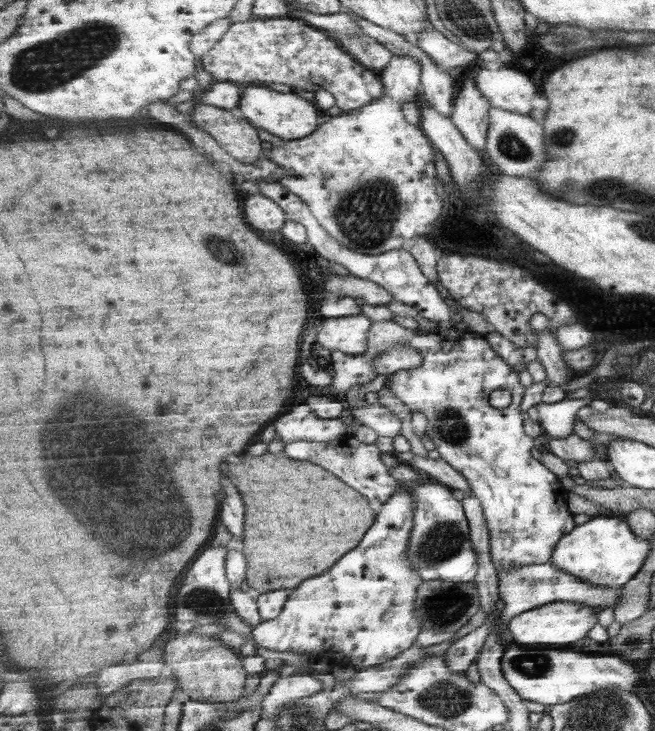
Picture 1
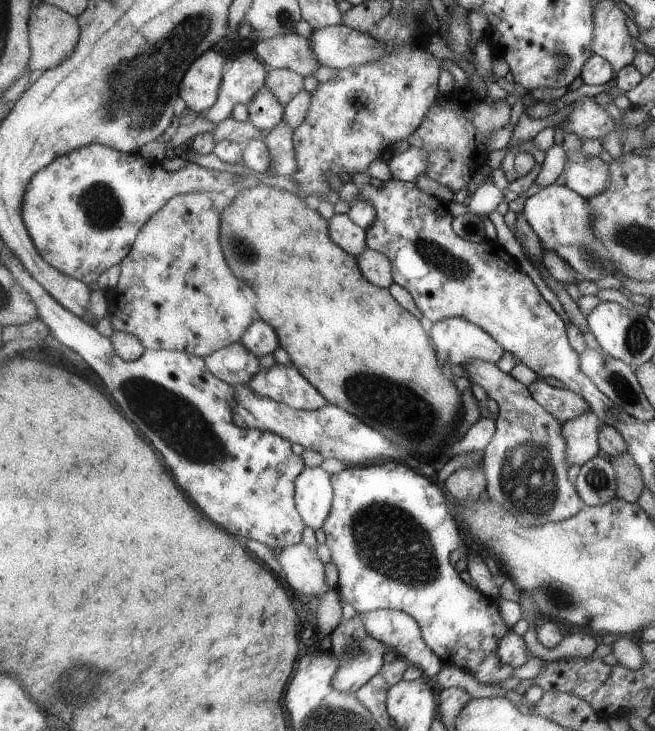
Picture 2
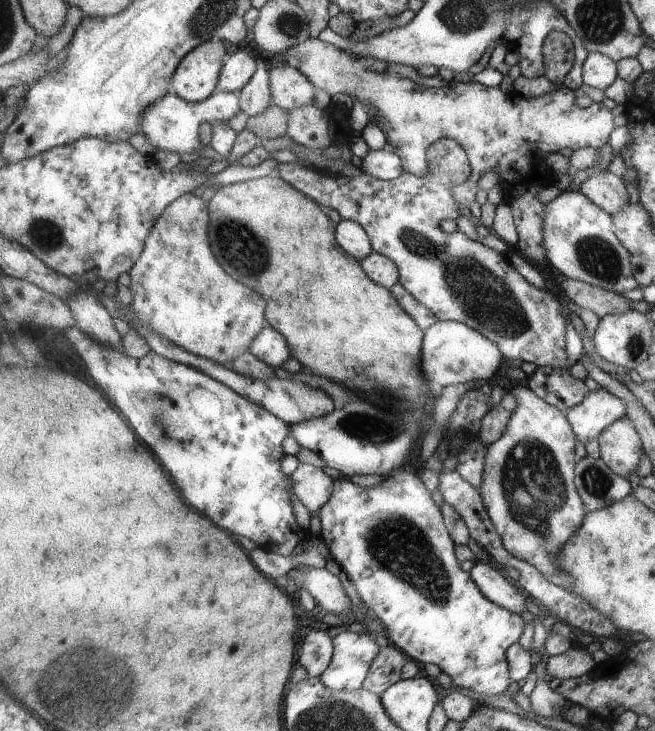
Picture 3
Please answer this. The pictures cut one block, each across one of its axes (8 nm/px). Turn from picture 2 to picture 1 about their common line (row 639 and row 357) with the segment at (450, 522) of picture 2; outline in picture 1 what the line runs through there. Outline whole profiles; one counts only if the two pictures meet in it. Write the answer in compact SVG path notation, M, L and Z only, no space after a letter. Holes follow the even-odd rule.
M390 319L387 321L376 321L373 323L373 326L369 331L369 348L365 351L365 353L353 356L343 351L331 352L331 365L335 371L332 382L334 392L336 392L336 394L345 394L351 386L360 385L364 387L365 384L371 382L373 378L377 377L377 374L375 374L375 368L373 368L373 359L375 359L379 353L387 351L387 349L395 347L395 345L411 345L415 347L421 354L423 354L425 361L423 361L423 365L419 368L400 370L399 372L390 375L387 385L391 387L391 390L393 390L393 392L395 392L395 394L397 394L397 396L399 396L399 398L401 398L407 406L409 406L409 410L424 414L428 422L427 435L433 440L440 457L442 457L448 464L451 464L451 466L453 466L453 468L455 468L468 481L472 492L482 503L482 508L489 527L489 535L491 535L491 559L495 562L495 569L498 570L498 572L502 572L502 570L506 570L507 567L551 563L555 546L559 544L561 538L567 536L567 534L571 534L573 530L577 528L577 522L575 522L575 516L569 509L567 502L568 493L563 488L561 480L555 476L555 474L553 474L553 472L551 472L545 464L541 464L539 460L536 460L533 456L531 456L531 450L533 450L536 440L531 436L528 436L525 432L526 416L525 413L521 411L521 402L523 402L523 396L525 396L525 386L523 386L523 384L521 384L521 380L519 380L519 371L513 369L513 366L511 366L509 362L505 361L505 359L503 359L503 357L501 357L501 355L493 349L486 336L481 337L481 335L469 331L467 328L459 330L451 326L445 330L443 330L443 328L436 328L429 331L423 331L418 328L405 328L405 326L401 326L401 324L397 324L397 322L393 321L393 319ZM495 390L508 390L510 392L512 395L512 401L508 407L497 409L495 406L491 406L489 396L491 396L491 392L495 392Z

